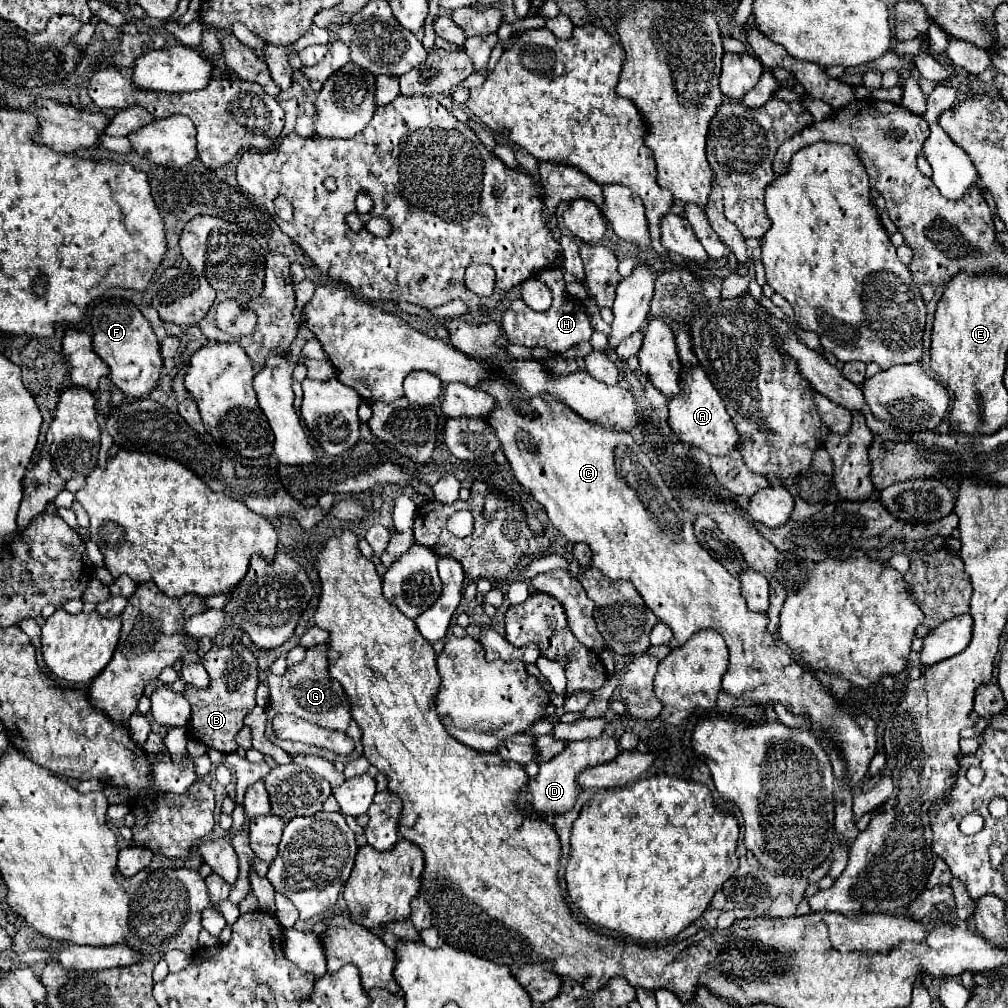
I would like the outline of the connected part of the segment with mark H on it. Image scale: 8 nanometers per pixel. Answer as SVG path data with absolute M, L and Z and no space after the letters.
M554 267L554 269L548 269L548 277L554 277L554 283L562 283L562 289L556 289L554 291L562 291L562 297L556 295L552 307L544 313L536 313L532 311L526 303L522 303L522 299L516 299L512 301L512 305L506 309L504 317L502 317L502 333L504 337L514 343L514 345L526 345L526 347L544 347L552 353L566 353L568 349L572 349L574 345L578 345L580 341L588 341L590 335L594 333L594 329L590 327L590 317L584 309L584 305L578 301L578 299L572 299L568 293L566 293L566 283L562 279L562 269L560 267Z

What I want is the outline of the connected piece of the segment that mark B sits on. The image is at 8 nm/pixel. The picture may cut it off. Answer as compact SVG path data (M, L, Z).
M234 641L230 647L212 645L212 649L202 657L202 665L212 679L210 687L194 689L188 685L184 691L184 697L192 705L190 735L222 753L234 753L238 749L236 735L244 727L244 717L256 707L256 687L260 683L256 657L240 641Z

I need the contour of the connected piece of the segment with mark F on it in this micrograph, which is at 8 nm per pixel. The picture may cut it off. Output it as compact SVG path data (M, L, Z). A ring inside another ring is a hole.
M108 299L94 307L90 323L94 329L94 351L110 367L110 381L130 399L148 397L158 385L164 361L160 355L160 343L140 309L124 299Z

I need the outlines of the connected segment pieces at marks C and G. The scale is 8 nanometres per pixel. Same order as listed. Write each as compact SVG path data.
M486 381L486 385L480 389L496 399L496 409L492 409L488 415L488 425L500 439L514 477L546 509L552 525L558 527L568 541L582 541L590 545L592 567L600 569L610 581L630 581L642 595L644 603L658 617L658 621L672 629L676 645L684 645L694 633L702 629L720 633L730 651L730 665L722 679L722 691L736 699L744 699L748 705L766 707L782 703L786 711L804 715L808 719L806 727L820 725L818 731L828 733L830 741L840 747L838 755L844 761L846 785L850 791L856 791L860 785L864 785L868 781L868 763L877 752L876 723L868 715L858 713L856 709L838 701L826 687L822 687L816 675L796 663L792 655L780 647L774 637L770 637L768 615L750 611L746 599L740 593L738 579L726 573L726 569L722 569L722 565L700 547L692 529L692 519L674 499L672 489L662 479L660 469L634 441L634 437L630 433L610 431L602 425L586 421L558 399L530 397L522 387L510 381Z
M320 643L320 645L314 645L306 651L306 657L302 663L298 665L292 665L286 669L286 673L282 677L274 677L270 675L264 683L268 685L270 689L270 703L268 703L268 720L266 724L265 735L278 747L282 747L286 753L290 755L316 755L316 757L324 757L328 761L332 761L332 753L326 751L326 749L318 749L318 747L312 747L312 745L304 745L301 742L294 742L289 740L280 739L274 729L272 729L272 719L278 715L278 713L290 713L290 715L296 715L304 721L310 721L310 723L316 723L318 727L324 727L324 729L336 729L336 731L344 731L348 737L352 737L356 749L348 755L348 757L342 757L344 763L350 763L354 759L358 759L362 755L362 735L360 735L360 727L356 725L356 721L352 719L350 715L350 701L342 689L342 685L334 679L330 679L330 673L328 673L328 653L330 653L330 645L328 643Z

